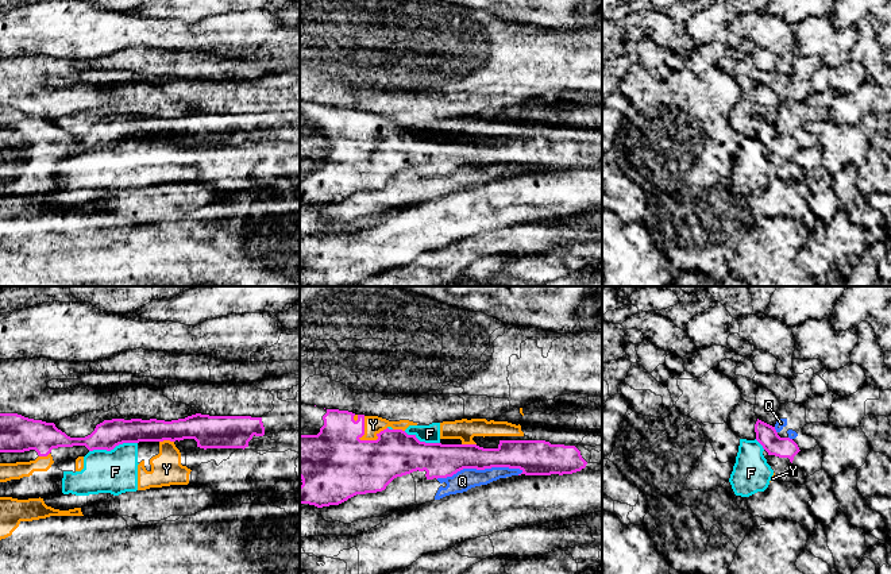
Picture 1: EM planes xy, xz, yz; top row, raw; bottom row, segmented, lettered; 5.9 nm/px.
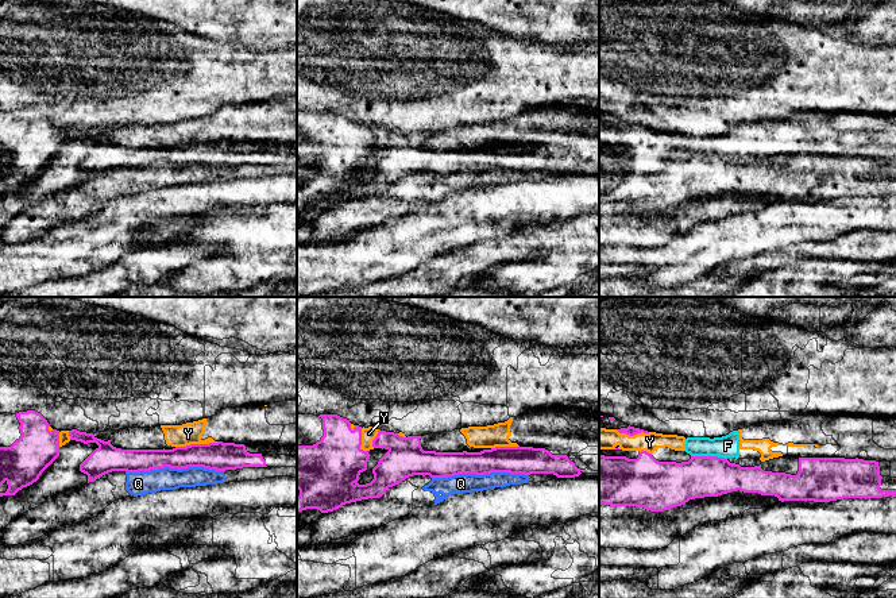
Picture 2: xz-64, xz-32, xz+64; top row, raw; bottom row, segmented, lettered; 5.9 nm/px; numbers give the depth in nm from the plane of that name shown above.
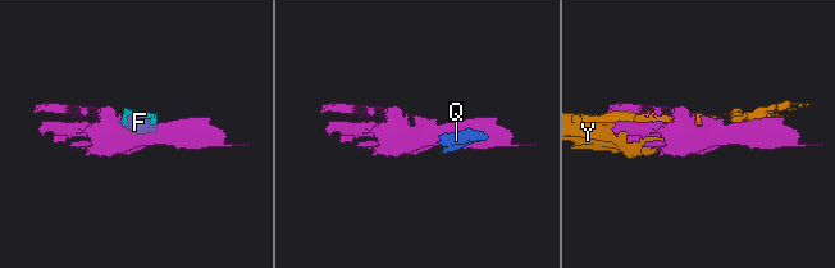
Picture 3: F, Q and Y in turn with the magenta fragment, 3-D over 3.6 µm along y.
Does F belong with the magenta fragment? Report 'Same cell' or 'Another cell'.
Another cell

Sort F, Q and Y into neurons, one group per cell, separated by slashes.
F / Q / Y

